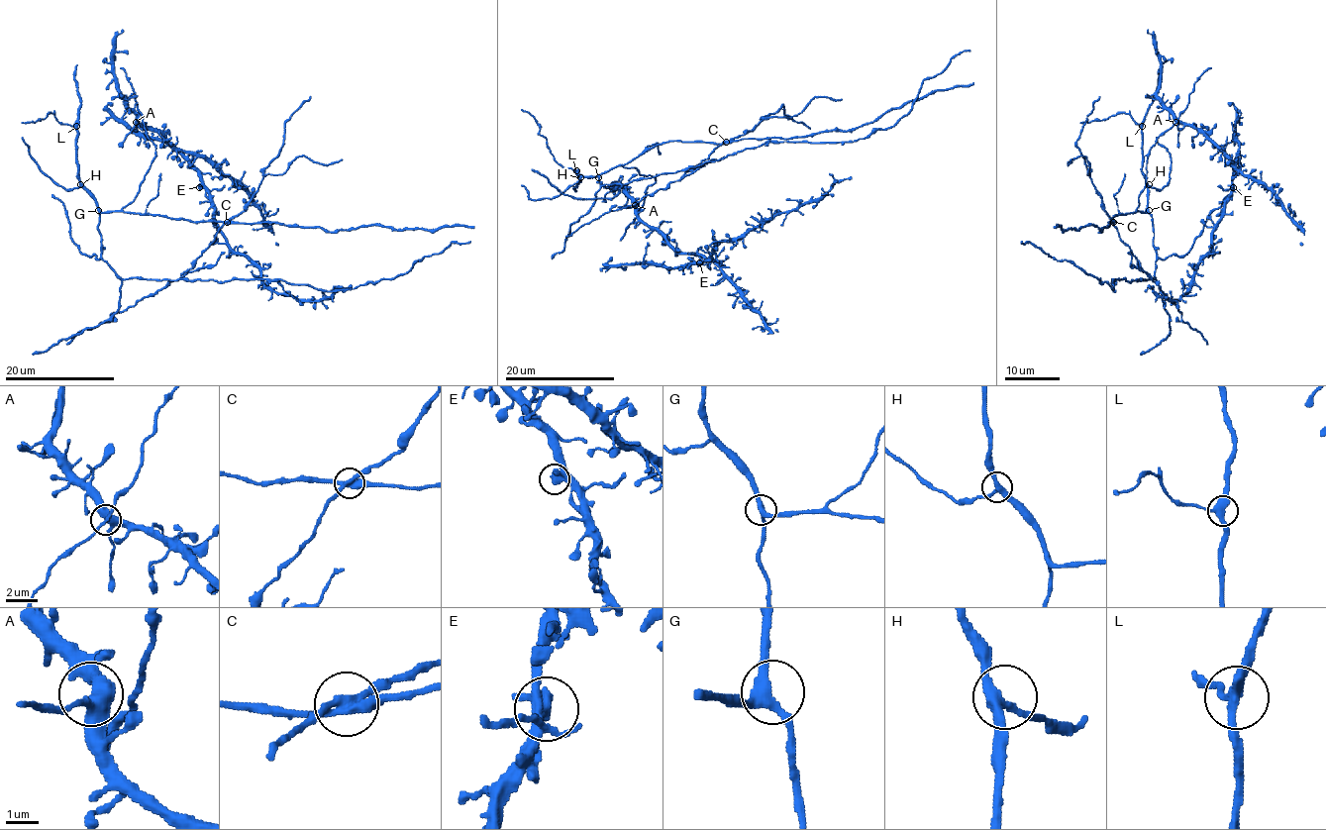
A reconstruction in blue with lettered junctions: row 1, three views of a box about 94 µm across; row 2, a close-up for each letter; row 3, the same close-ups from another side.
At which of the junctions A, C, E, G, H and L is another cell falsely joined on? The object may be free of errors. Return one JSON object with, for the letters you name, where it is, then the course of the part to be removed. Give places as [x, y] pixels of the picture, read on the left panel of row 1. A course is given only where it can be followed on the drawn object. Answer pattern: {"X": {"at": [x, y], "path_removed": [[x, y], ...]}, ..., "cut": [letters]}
{"C": {"at": [227, 222], "path_removed": [[227, 222], [192, 265], [177, 278], [122, 312], [112, 313], [111, 318], [93, 328], [79, 331], [65, 343]]}, "cut": ["C"]}

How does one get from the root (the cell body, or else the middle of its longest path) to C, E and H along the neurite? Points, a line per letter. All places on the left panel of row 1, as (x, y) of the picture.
C: (108, 212), (161, 215), (192, 222), (227, 222)
E: (108, 212), (134, 199), (155, 155), (140, 120), (175, 148), (194, 155), (191, 166), (199, 187)
H: (108, 212), (100, 210), (97, 201), (80, 184)

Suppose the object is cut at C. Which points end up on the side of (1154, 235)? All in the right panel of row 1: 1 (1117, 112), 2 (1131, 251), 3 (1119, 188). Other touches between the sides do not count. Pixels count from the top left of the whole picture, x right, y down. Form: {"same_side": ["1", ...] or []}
{"same_side": ["1", "3"]}

